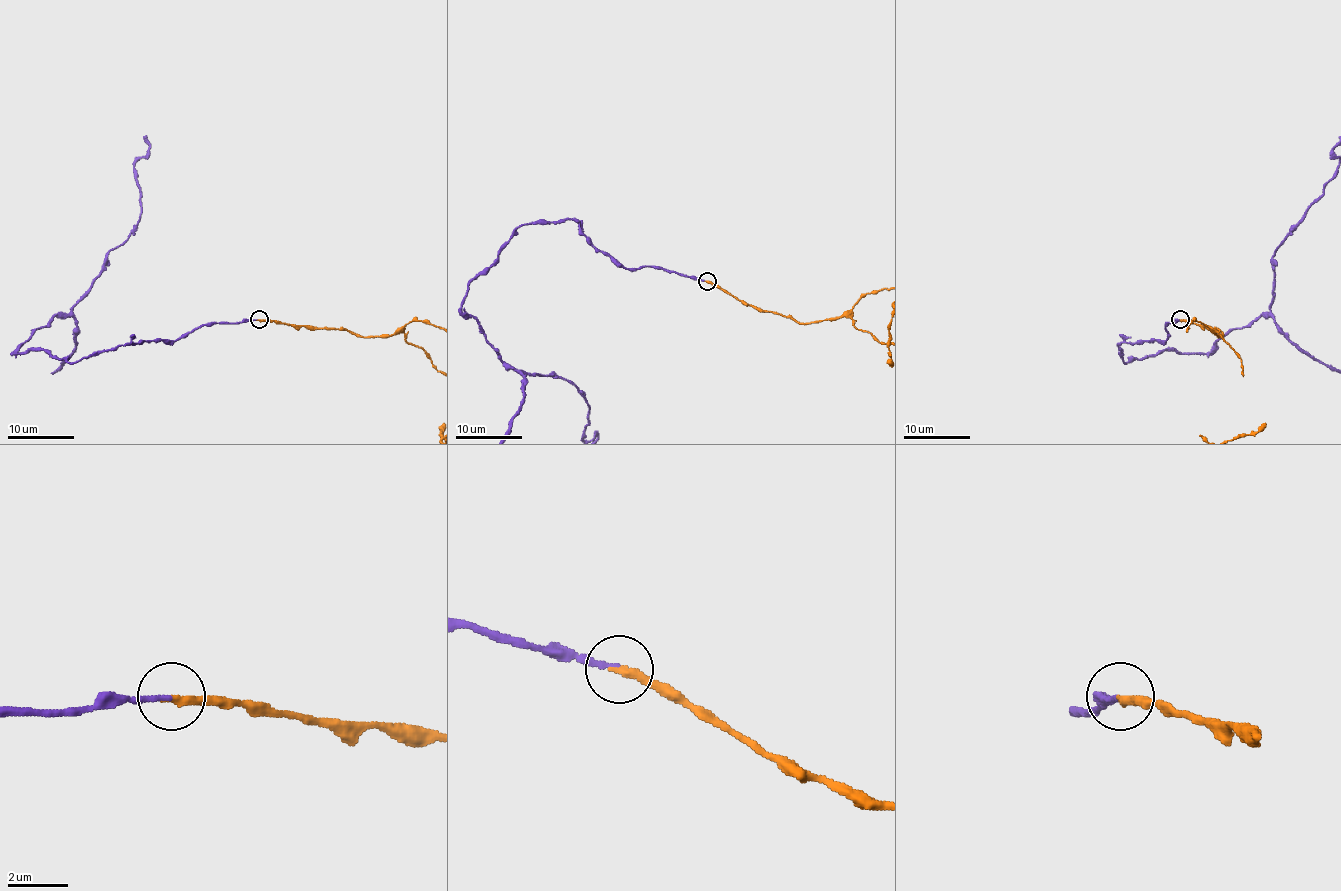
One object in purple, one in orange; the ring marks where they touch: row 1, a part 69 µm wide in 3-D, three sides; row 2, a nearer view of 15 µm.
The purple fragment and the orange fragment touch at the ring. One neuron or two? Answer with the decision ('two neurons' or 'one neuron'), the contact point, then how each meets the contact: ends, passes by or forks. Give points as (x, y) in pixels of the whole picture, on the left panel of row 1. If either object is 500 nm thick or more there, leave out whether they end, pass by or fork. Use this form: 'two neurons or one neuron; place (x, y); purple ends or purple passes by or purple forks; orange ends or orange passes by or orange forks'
one neuron; place (259, 319); purple ends; orange ends

